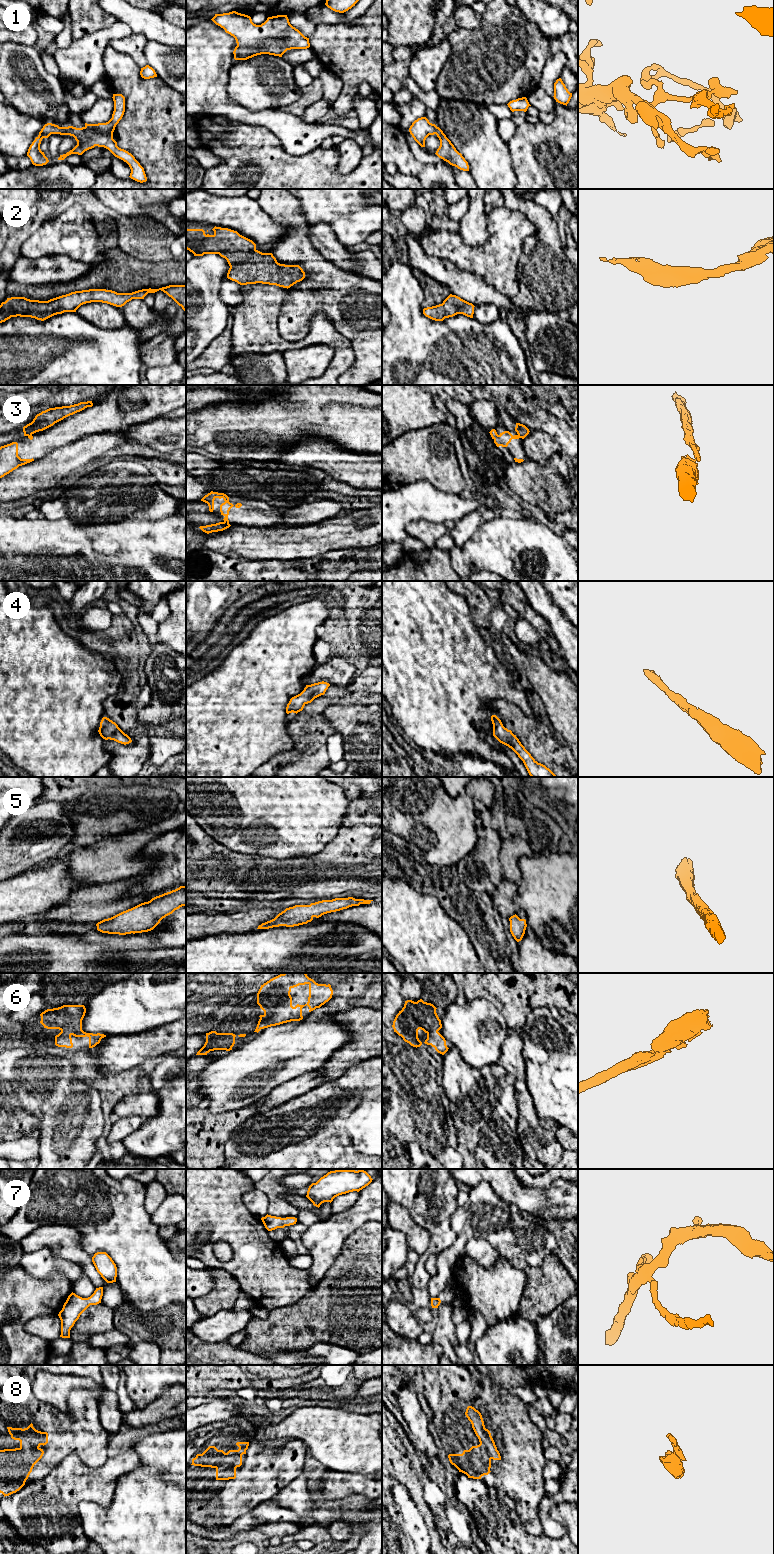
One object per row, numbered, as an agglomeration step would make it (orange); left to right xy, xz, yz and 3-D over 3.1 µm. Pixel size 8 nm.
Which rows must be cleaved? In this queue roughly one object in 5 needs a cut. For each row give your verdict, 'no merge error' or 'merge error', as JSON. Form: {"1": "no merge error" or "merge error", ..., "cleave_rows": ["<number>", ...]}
{"1": "no merge error", "2": "no merge error", "3": "merge error", "4": "no merge error", "5": "no merge error", "6": "no merge error", "7": "no merge error", "8": "no merge error", "cleave_rows": ["3"]}

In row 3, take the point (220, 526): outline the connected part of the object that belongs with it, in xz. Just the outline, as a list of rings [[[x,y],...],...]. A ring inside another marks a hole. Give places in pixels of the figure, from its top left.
[[[219,522],[219,523],[216,523],[216,524],[211,524],[211,525],[206,525],[206,526],[200,526],[199,528],[209,534],[209,533],[212,533],[212,532],[218,532],[218,531],[223,531],[227,528],[229,528],[231,525],[229,523],[226,523],[226,522]]]

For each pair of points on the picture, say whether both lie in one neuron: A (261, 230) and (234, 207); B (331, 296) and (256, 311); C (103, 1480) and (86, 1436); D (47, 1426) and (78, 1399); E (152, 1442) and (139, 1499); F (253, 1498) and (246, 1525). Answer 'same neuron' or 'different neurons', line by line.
A: same neuron
B: different neurons
C: different neurons
D: same neuron
E: same neuron
F: different neurons

